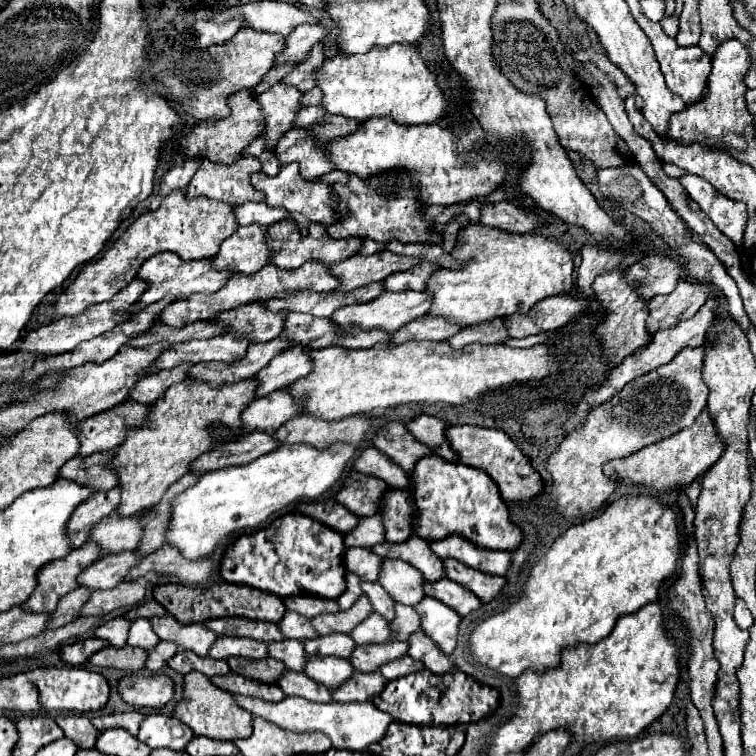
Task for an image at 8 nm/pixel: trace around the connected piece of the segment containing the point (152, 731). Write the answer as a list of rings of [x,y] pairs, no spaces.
[[[148,715],[142,721],[138,733],[138,739],[152,749],[168,747],[178,751],[182,751],[192,737],[194,733],[188,725],[180,723],[174,717],[164,717],[164,715]]]

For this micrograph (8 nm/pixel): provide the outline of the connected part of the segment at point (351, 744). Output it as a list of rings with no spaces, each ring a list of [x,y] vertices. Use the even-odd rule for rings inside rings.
[[[234,695],[234,701],[250,711],[254,717],[264,717],[270,723],[276,723],[278,727],[284,727],[288,731],[296,731],[296,733],[312,733],[312,731],[320,731],[324,735],[330,737],[332,747],[334,749],[356,749],[356,751],[366,751],[368,745],[372,745],[372,741],[380,741],[380,737],[384,737],[384,729],[388,729],[388,725],[392,723],[392,717],[388,717],[388,713],[376,709],[376,705],[372,705],[372,701],[366,703],[312,703],[304,697],[284,697],[278,703],[266,703],[254,697],[240,697]]]

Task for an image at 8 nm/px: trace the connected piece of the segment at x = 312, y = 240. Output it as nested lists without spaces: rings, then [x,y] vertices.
[[[284,219],[284,221],[278,221],[274,225],[270,225],[266,229],[266,245],[272,253],[272,263],[276,267],[284,267],[284,269],[296,269],[300,267],[302,263],[306,261],[320,261],[324,265],[334,265],[338,261],[344,261],[352,255],[358,253],[362,241],[356,237],[356,239],[330,239],[326,233],[324,233],[324,225],[310,225],[308,227],[308,233],[302,233],[296,229],[296,225],[292,225],[292,221]]]

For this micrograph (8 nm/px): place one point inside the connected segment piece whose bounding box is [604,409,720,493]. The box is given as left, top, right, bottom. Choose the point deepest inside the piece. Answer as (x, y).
(677, 460)

